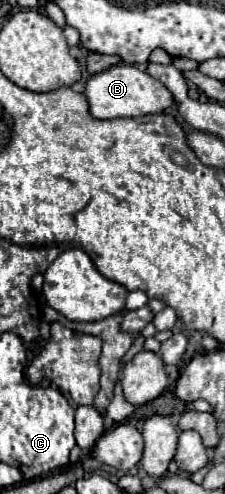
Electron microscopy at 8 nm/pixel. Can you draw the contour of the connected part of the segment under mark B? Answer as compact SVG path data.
M113 65L101 73L95 73L85 85L85 97L89 101L89 113L95 119L117 119L117 117L141 117L163 113L173 105L173 95L167 87L153 79L149 73L141 71L135 65Z

